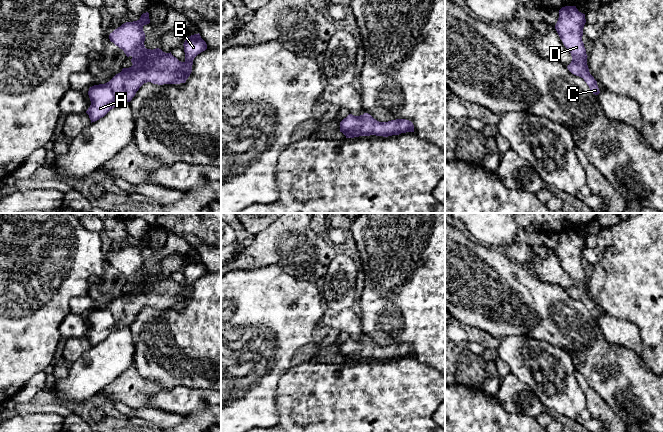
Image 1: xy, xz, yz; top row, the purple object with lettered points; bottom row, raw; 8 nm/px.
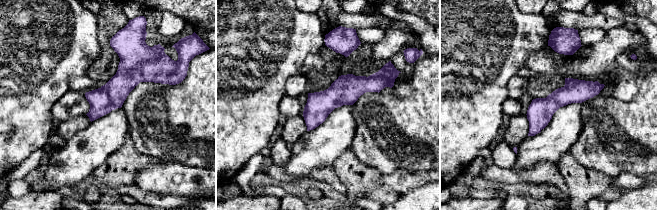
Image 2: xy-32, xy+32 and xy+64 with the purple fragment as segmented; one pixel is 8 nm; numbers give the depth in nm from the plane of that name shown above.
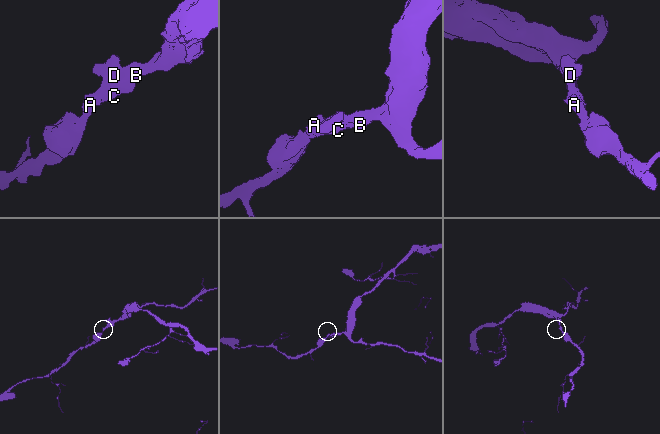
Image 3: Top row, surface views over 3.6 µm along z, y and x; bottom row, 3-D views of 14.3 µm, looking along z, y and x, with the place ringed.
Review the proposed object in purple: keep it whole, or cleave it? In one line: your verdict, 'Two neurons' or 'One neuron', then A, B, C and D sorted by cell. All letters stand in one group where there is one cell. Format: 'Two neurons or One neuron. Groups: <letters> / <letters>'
One neuron. Groups: A B C D

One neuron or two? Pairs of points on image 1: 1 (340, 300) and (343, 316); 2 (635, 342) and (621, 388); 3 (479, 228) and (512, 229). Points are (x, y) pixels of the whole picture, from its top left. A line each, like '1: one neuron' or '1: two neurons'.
1: two neurons
2: two neurons
3: one neuron

